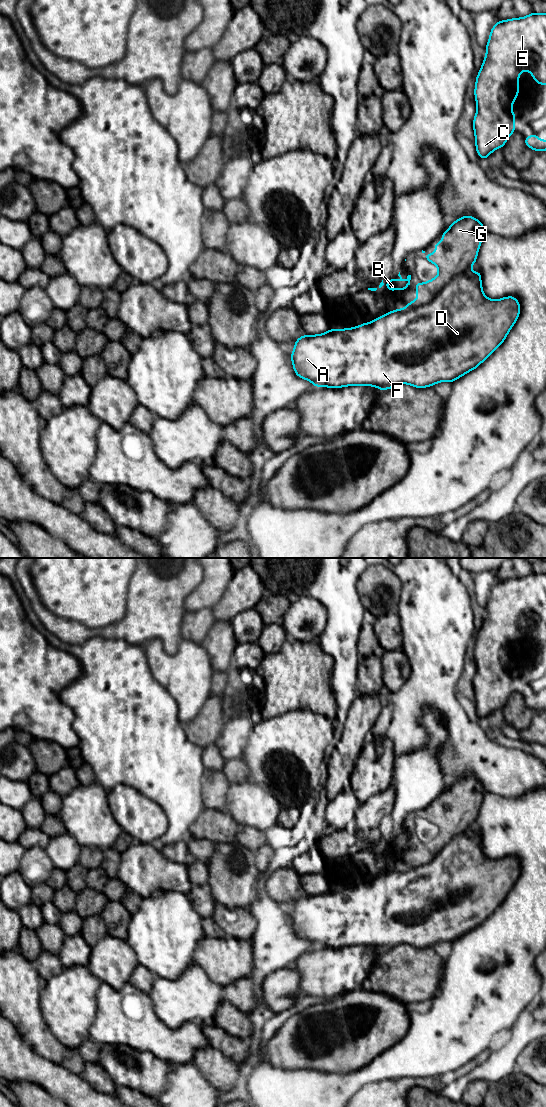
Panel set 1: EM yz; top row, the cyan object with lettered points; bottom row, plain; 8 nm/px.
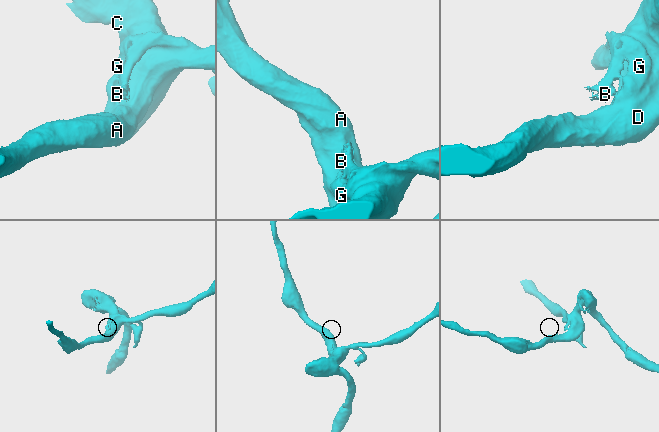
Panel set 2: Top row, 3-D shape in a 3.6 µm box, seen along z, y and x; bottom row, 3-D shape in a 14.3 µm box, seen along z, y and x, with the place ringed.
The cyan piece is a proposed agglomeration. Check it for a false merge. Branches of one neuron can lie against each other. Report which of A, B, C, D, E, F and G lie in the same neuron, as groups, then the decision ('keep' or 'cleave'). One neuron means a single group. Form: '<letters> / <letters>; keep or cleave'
A C D E F / B G; cleave

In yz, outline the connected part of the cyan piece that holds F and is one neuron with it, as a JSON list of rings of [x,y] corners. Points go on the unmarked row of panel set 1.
[[[469,828],[452,838],[427,864],[409,867],[346,889],[330,889],[318,895],[299,897],[290,916],[295,934],[315,947],[341,948],[345,946],[374,946],[379,950],[399,944],[416,948],[434,946],[438,942],[453,942],[473,931],[504,902],[520,874],[520,863],[513,856],[502,859],[487,858],[482,849],[481,833]]]

